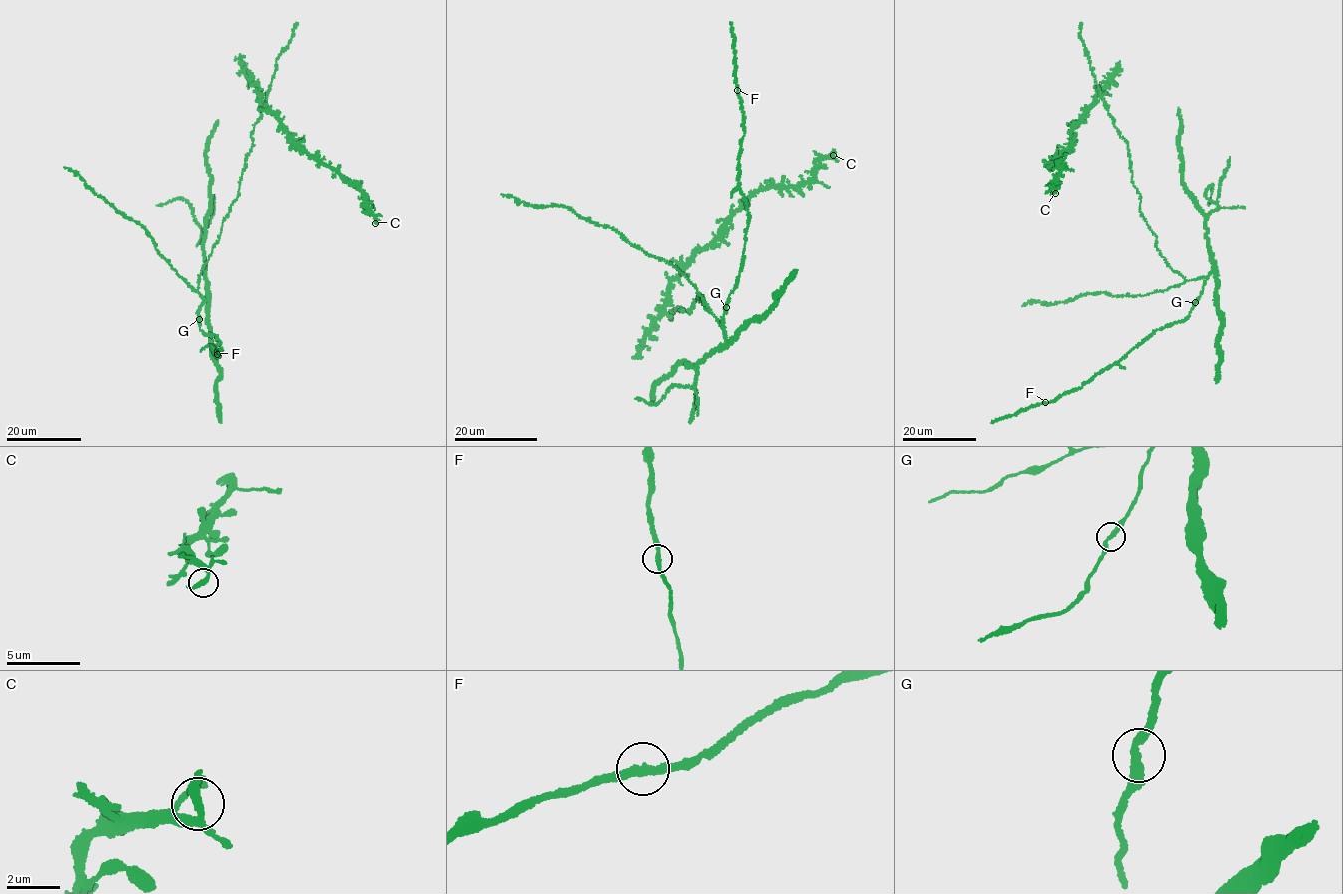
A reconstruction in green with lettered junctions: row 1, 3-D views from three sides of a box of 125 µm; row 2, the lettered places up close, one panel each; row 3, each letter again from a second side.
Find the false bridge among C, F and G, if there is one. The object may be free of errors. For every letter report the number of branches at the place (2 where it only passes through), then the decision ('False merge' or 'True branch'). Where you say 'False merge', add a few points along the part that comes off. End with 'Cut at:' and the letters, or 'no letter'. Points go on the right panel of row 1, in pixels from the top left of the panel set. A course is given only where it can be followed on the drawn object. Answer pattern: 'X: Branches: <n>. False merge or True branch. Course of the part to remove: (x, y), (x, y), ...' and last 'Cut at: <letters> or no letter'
C: Branches: 2. True branch
F: Branches: 2. True branch
G: Branches: 2. True branch
Cut at: no letter

